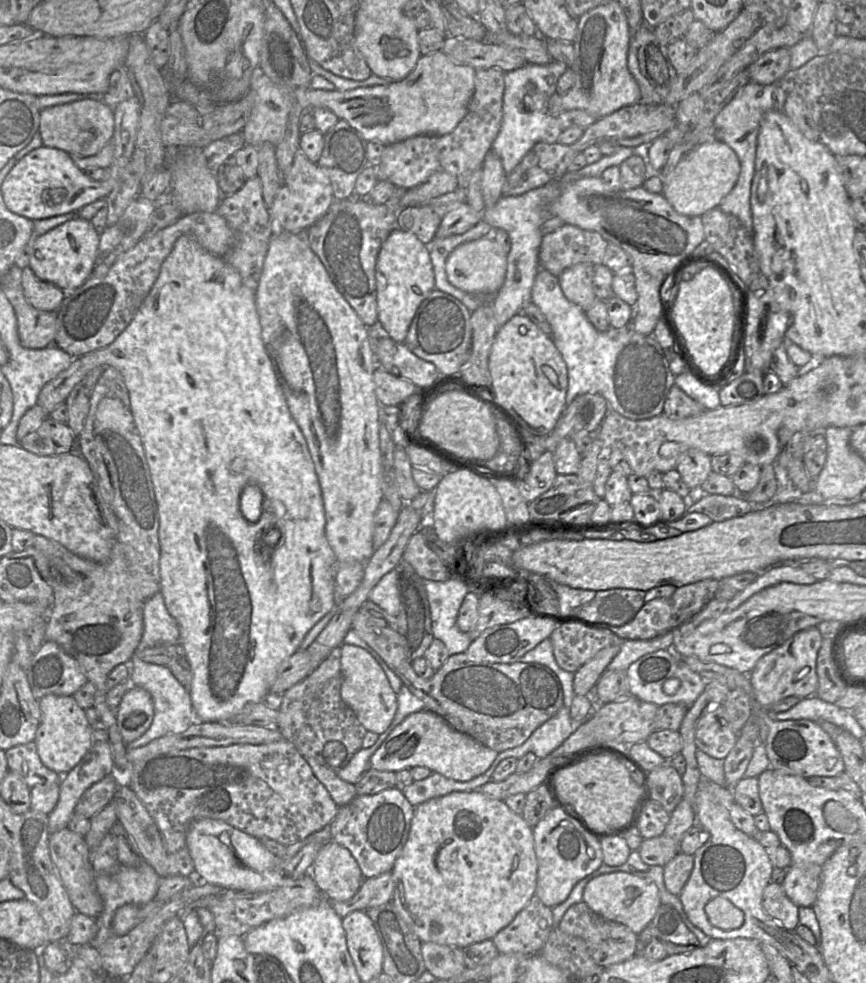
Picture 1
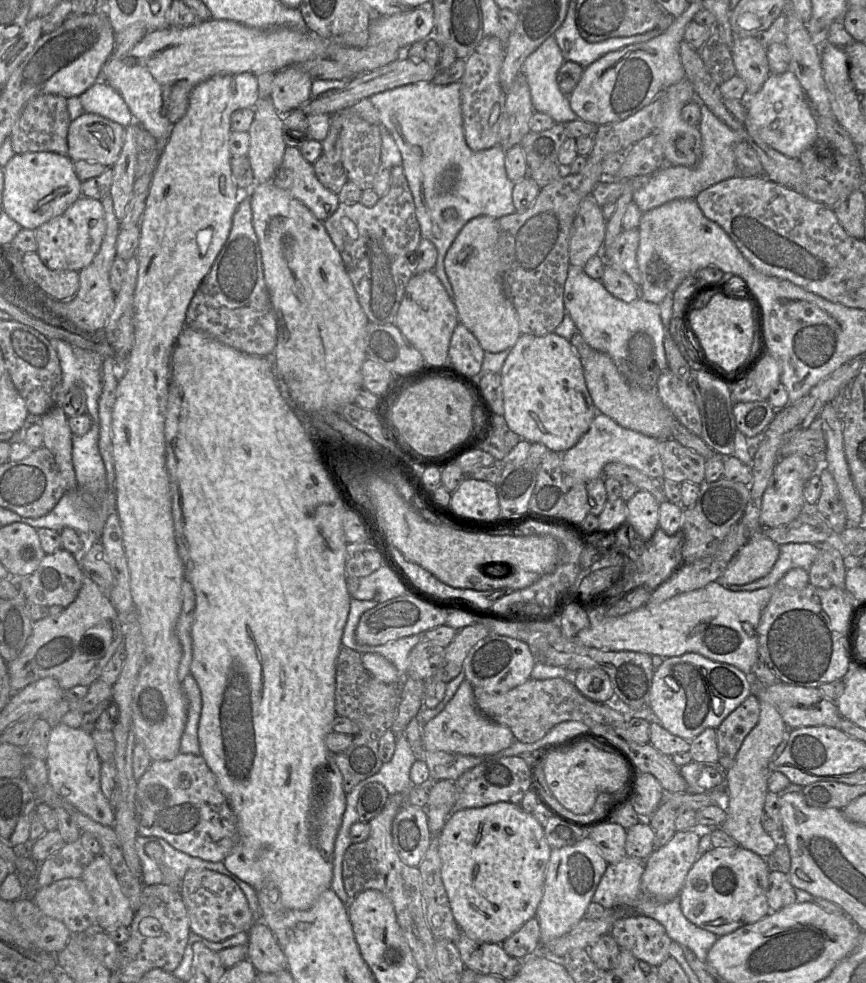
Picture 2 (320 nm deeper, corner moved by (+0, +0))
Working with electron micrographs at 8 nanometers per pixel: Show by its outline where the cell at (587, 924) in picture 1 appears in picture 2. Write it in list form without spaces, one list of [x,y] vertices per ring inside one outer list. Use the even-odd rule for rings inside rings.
[[[626,915],[617,919],[610,935],[619,945],[633,954],[638,961],[658,967],[669,956],[672,942],[664,926],[645,915]]]

